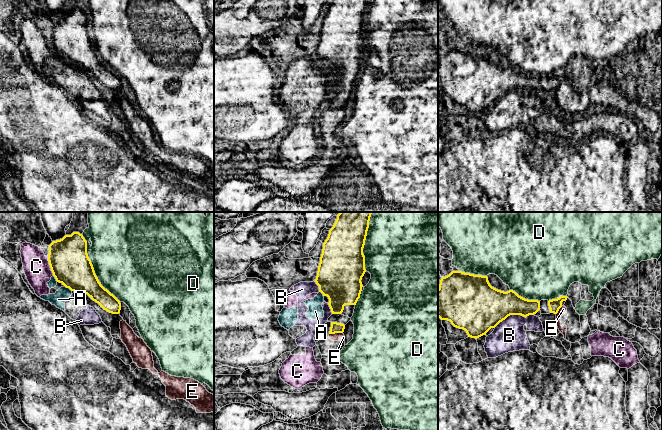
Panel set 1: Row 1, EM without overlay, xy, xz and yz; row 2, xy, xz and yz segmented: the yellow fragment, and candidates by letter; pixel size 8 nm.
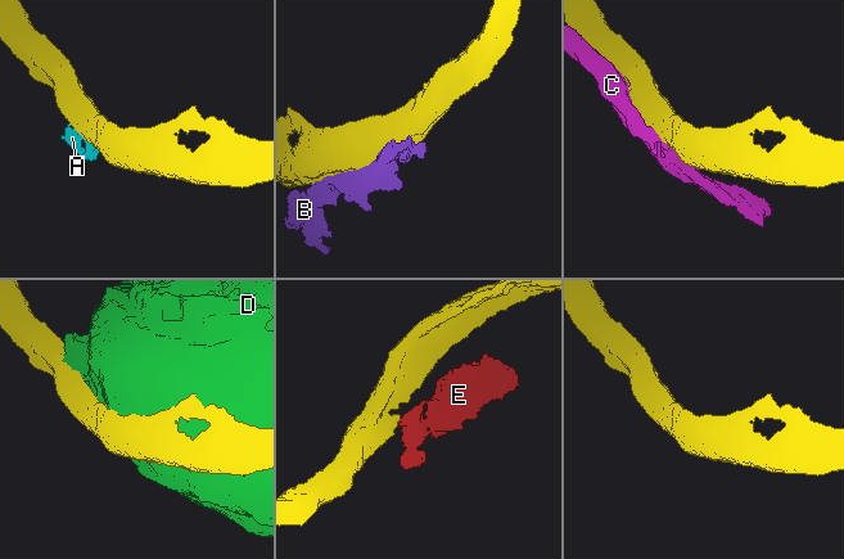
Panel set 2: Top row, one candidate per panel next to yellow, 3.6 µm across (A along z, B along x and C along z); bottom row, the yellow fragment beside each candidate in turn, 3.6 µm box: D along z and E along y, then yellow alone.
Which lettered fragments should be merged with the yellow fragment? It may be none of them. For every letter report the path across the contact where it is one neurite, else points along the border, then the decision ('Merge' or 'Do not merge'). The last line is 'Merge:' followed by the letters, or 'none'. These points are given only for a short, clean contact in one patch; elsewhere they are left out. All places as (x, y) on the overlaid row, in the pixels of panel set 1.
A: Boundary: xy (65, 286), (71, 291). Do not merge
B: Do not merge
C: Do not merge
D: Do not merge
E: Boundary: xz (342, 332), (329, 334). Do not merge
Merge: none

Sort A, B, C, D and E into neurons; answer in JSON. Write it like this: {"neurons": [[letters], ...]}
{"neurons": [["A", "B", "C"], ["D"], ["E"]]}

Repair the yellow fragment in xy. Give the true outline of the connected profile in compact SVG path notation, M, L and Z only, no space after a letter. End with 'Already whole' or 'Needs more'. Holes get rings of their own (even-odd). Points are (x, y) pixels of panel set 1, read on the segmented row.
M79 232L49 245L48 261L56 281L78 294L87 294L104 310L119 314L120 301L99 282L87 254L87 241Z. Already whole

